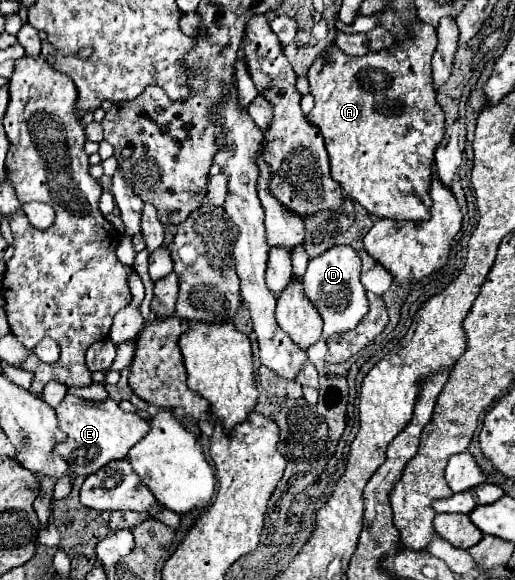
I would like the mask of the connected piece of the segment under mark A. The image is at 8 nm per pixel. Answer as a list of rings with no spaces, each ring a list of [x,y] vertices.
[[[444,16],[440,18],[436,30],[430,24],[418,22],[412,26],[410,34],[412,38],[406,42],[398,42],[392,48],[370,52],[360,58],[348,56],[338,46],[330,44],[308,68],[310,94],[316,100],[312,112],[308,114],[308,120],[324,136],[326,150],[330,156],[332,178],[342,186],[342,190],[352,200],[360,202],[370,214],[378,218],[420,222],[428,218],[428,210],[432,206],[428,194],[432,176],[432,158],[436,146],[444,138],[444,112],[436,104],[434,86],[436,88],[442,86],[450,76],[452,58],[458,46],[458,26],[452,16]]]

